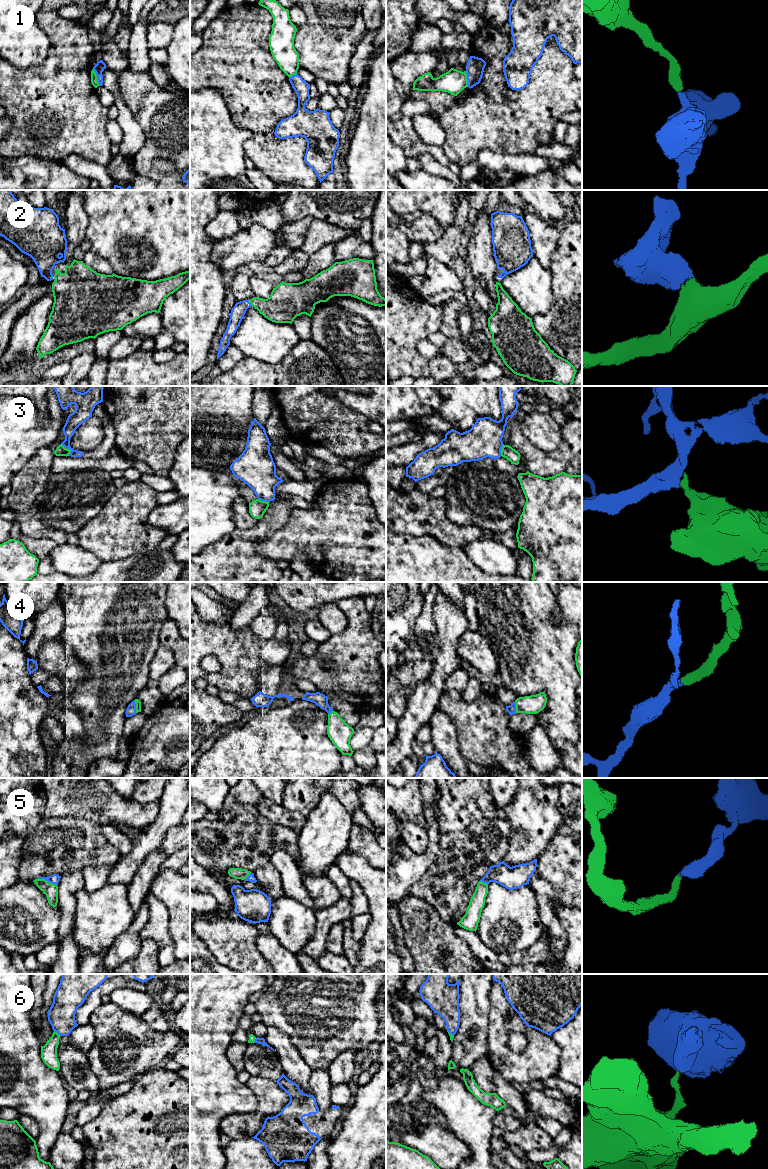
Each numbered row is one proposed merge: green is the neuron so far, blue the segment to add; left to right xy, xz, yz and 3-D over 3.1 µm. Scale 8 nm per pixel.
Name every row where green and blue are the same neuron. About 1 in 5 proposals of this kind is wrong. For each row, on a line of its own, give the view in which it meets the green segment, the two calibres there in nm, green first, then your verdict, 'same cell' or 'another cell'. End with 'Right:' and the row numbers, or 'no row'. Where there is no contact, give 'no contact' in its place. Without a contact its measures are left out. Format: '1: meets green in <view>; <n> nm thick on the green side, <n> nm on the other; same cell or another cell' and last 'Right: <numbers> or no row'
1: meets green in xy; 60 nm thick on the green side, 80 nm on the other; same cell
2: meets green in xz; 260 nm thick on the green side, 110 nm on the other; same cell
3: meets green in xy; 80 nm thick on the green side, 120 nm on the other; another cell
4: meets green in xy; 50 nm thick on the green side, 80 nm on the other; same cell
5: meets green in xy; 110 nm thick on the green side, 80 nm on the other; same cell
6: meets green in xy; 130 nm thick on the green side, 220 nm on the other; same cell
Right: 1, 2, 4, 5, 6

